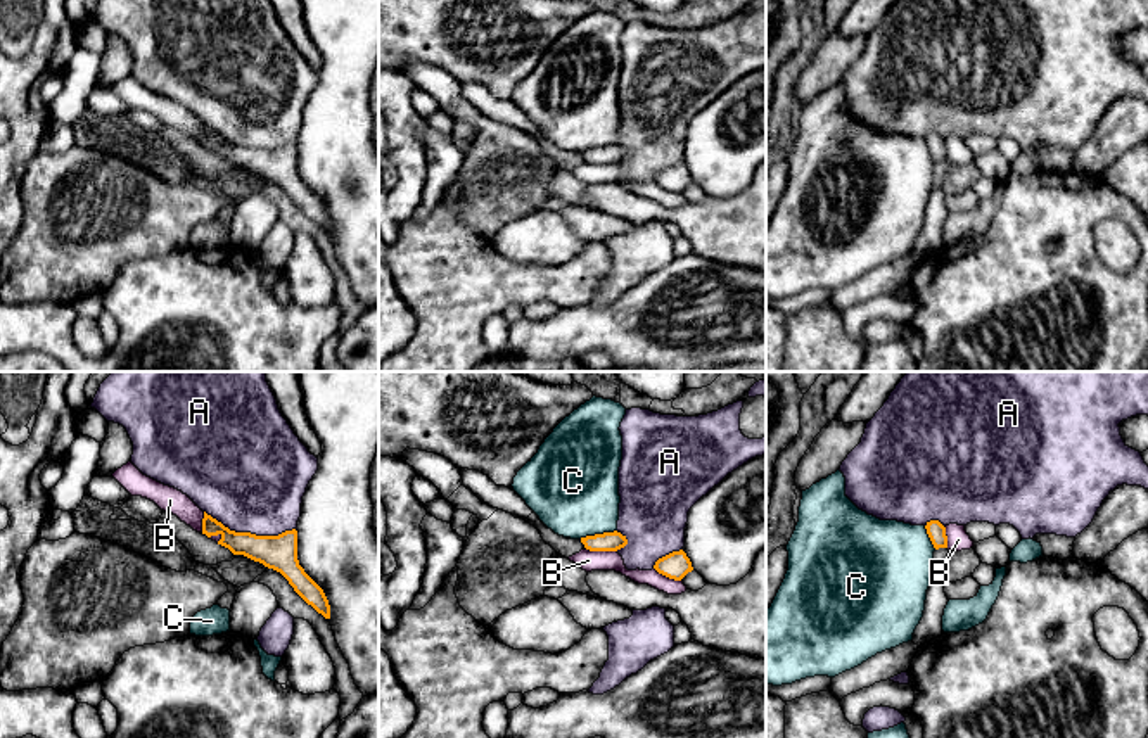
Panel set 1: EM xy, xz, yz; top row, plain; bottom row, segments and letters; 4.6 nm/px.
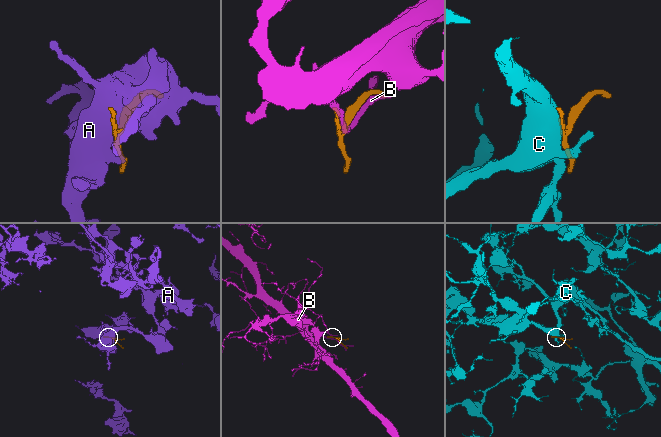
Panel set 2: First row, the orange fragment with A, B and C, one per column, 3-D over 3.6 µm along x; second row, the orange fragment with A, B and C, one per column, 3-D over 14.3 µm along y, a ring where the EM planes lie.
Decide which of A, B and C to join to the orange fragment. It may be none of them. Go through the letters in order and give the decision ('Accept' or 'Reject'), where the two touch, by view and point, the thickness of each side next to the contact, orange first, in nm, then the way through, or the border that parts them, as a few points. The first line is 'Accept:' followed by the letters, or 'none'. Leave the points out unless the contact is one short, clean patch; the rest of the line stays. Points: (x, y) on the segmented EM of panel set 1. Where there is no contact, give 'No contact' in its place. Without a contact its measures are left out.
Accept: none
A: Reject. Touches orange at xy (249, 533). Thickness 160 nm (orange) against 500 nm
B: Reject. Touches orange at xz (600, 550). Thickness 100 nm (orange) against 100 nm
C: Reject. Touches orange at xz (597, 534). Thickness 100 nm (orange) against 420 nm

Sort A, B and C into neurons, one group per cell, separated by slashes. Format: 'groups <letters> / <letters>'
groups A / B / C

